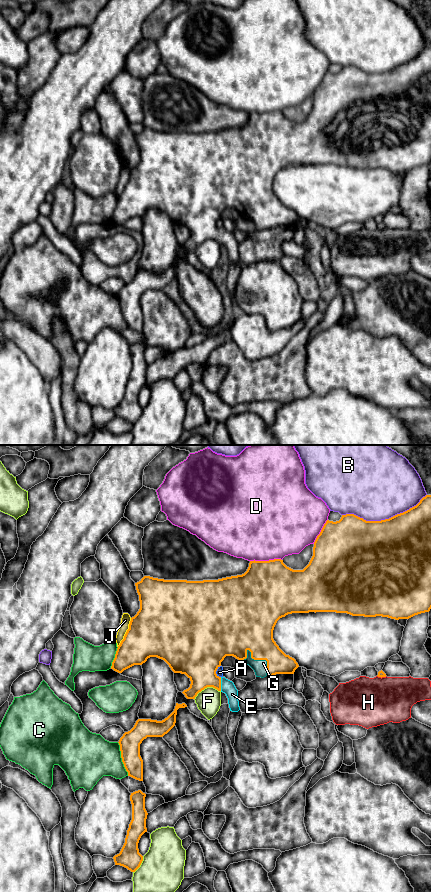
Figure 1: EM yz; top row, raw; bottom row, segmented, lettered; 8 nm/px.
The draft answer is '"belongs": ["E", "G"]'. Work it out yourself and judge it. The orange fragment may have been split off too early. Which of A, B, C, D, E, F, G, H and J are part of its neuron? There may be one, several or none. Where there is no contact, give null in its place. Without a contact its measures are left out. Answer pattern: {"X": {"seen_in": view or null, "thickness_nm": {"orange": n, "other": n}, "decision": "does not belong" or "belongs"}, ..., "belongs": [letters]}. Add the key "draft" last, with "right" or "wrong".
{"A": {"seen_in": "yz", "thickness_nm": {"orange": 480, "other": 60}, "decision": "does not belong"}, "B": {"seen_in": "yz", "thickness_nm": {"orange": 500, "other": 500}, "decision": "does not belong"}, "C": {"seen_in": "yz", "thickness_nm": {"orange": 160, "other": 360}, "decision": "does not belong"}, "D": {"seen_in": "yz", "thickness_nm": {"orange": 480, "other": 500}, "decision": "does not belong"}, "E": {"seen_in": "yz", "thickness_nm": {"orange": 320, "other": 110}, "decision": "belongs"}, "F": {"seen_in": "yz", "thickness_nm": {"orange": 360, "other": 200}, "decision": "does not belong"}, "G": {"seen_in": "yz", "thickness_nm": {"orange": 320, "other": 110}, "decision": "belongs"}, "H": {"seen_in": "yz", "thickness_nm": {"orange": 50, "other": 400}, "decision": "does not belong"}, "J": {"seen_in": "yz", "thickness_nm": {"orange": 440, "other": 80}, "decision": "does not belong"}, "belongs": ["E", "G"], "draft": "right"}

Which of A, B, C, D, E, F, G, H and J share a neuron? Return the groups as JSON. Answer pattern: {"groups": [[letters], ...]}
{"groups": [["A"], ["B"], ["C"], ["D"], ["E", "G"], ["F"], ["H"], ["J"]]}

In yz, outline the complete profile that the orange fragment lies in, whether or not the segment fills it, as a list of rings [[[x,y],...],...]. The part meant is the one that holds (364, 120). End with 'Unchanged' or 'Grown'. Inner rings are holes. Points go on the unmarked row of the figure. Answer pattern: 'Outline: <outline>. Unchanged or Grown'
Outline: [[[426,47],[420,54],[409,62],[397,66],[389,71],[381,73],[366,73],[354,66],[342,67],[339,73],[333,74],[327,72],[320,86],[317,88],[313,108],[309,116],[303,122],[293,122],[287,119],[283,112],[274,111],[269,113],[250,113],[247,123],[242,127],[226,129],[218,132],[187,133],[187,132],[164,132],[144,128],[139,134],[135,135],[139,147],[140,161],[137,166],[131,170],[129,181],[124,191],[117,200],[115,210],[111,221],[118,225],[134,218],[142,217],[150,209],[157,209],[164,212],[174,225],[185,226],[191,233],[190,239],[182,245],[187,251],[195,251],[197,246],[207,239],[213,239],[226,246],[230,263],[238,264],[240,262],[238,253],[238,242],[234,235],[225,229],[219,229],[216,226],[217,221],[226,208],[233,208],[241,216],[249,217],[255,224],[256,229],[264,230],[276,226],[294,226],[299,219],[296,212],[286,207],[273,191],[273,182],[277,173],[292,165],[309,164],[336,164],[347,165],[352,168],[364,169],[388,169],[391,171],[409,171],[415,167],[429,164],[431,161],[431,47]]]. Grown

